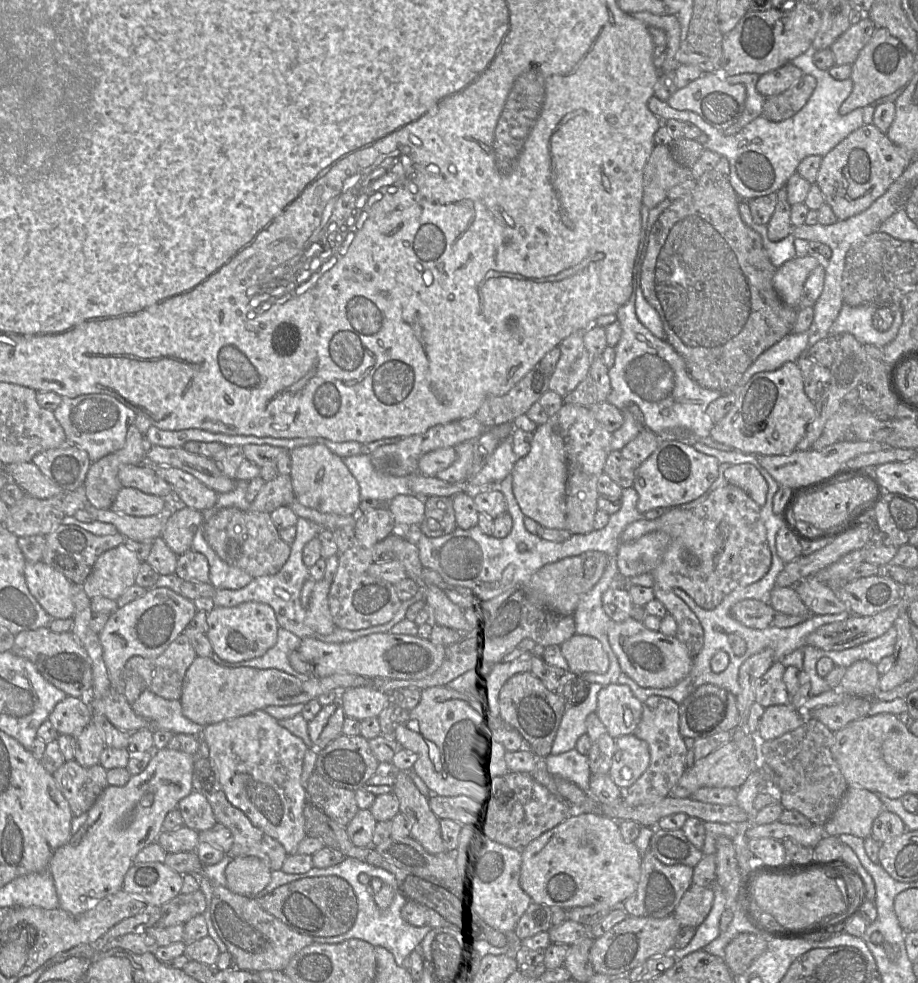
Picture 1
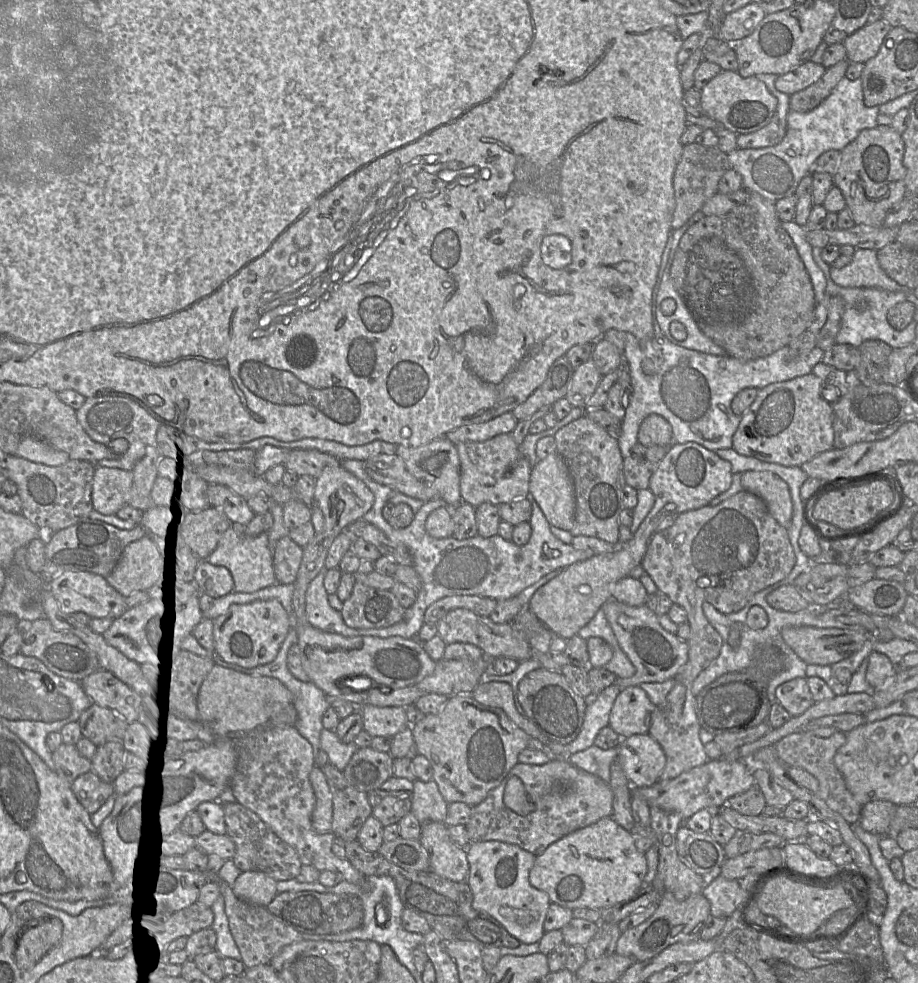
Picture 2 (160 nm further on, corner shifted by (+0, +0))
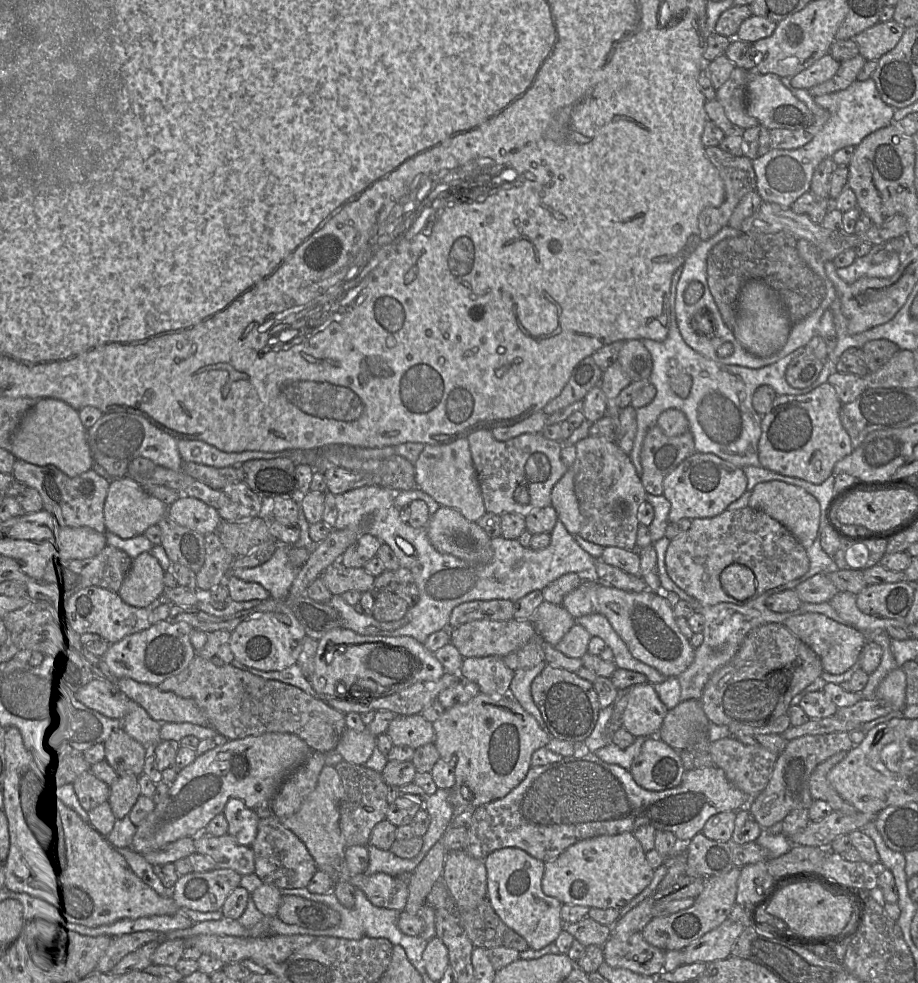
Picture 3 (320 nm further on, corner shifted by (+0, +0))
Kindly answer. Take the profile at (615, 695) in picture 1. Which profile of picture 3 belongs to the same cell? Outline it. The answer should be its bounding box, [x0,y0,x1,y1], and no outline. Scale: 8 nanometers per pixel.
[621,683,668,737]

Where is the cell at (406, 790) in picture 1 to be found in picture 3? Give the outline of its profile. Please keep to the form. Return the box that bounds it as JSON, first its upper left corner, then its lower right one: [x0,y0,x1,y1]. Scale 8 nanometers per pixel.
[441,850,487,910]

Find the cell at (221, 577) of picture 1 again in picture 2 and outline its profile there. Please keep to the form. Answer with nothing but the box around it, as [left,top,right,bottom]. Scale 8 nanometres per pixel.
[206,524,277,592]

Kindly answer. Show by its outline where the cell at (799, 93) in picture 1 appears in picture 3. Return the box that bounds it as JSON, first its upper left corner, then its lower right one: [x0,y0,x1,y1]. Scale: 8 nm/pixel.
[808,55,866,98]

